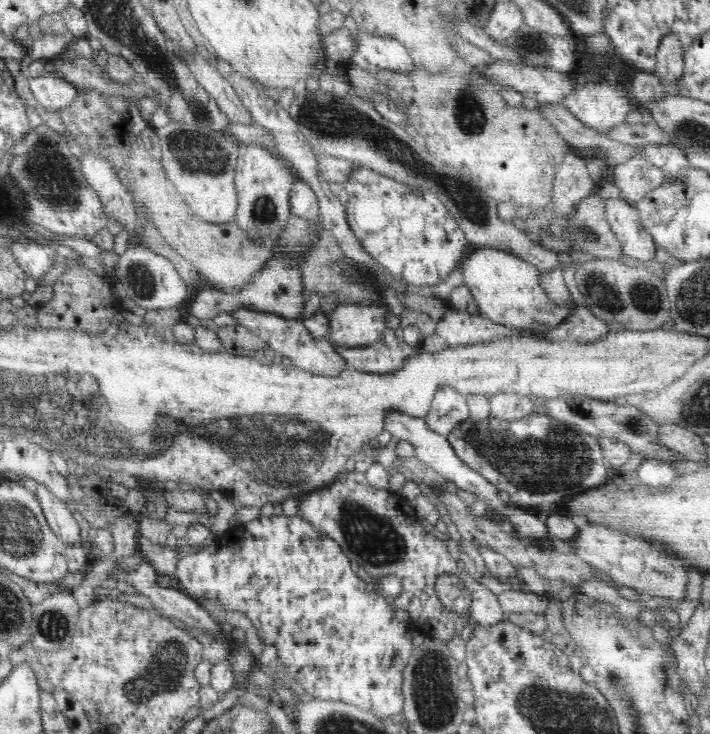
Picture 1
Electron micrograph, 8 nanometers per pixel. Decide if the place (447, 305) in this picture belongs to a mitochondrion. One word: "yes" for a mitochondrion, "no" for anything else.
no

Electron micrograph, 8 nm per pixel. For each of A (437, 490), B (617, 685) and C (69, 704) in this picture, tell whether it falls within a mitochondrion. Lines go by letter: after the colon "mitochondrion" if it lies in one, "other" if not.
A: other
B: mitochondrion
C: other

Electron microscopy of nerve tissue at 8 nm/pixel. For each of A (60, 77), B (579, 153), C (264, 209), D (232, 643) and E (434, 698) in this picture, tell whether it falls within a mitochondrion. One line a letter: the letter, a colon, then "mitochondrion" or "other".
A: other
B: other
C: mitochondrion
D: other
E: mitochondrion

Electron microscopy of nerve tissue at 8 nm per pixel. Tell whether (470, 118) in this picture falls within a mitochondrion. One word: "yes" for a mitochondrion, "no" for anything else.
yes

